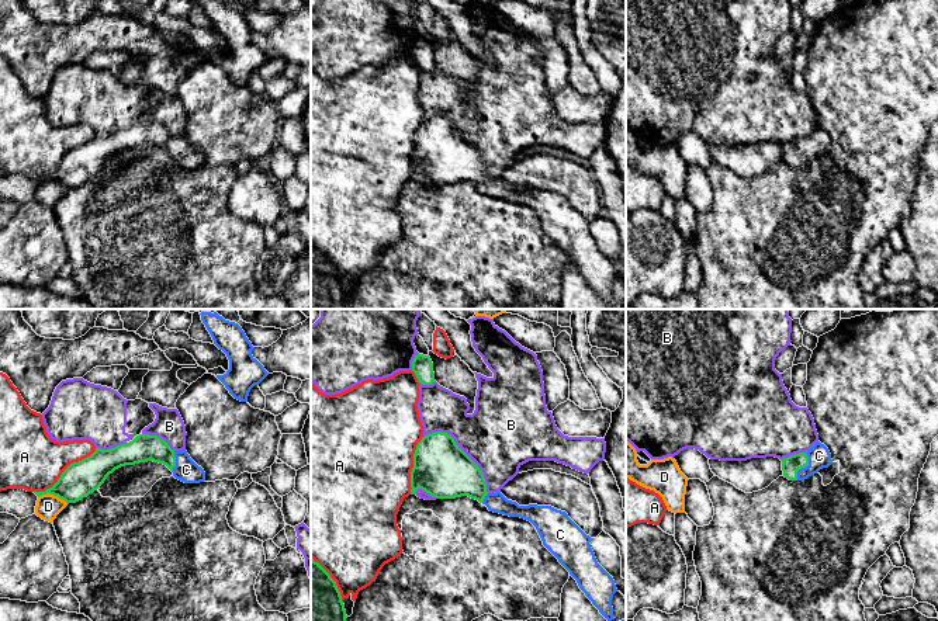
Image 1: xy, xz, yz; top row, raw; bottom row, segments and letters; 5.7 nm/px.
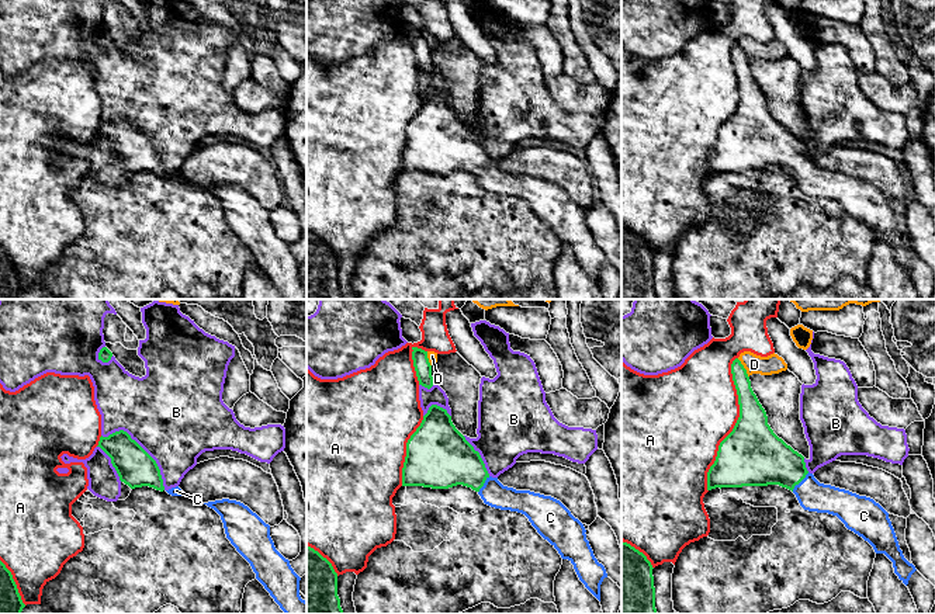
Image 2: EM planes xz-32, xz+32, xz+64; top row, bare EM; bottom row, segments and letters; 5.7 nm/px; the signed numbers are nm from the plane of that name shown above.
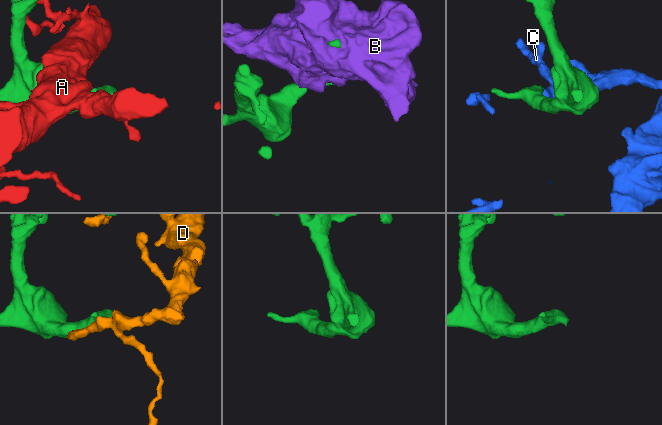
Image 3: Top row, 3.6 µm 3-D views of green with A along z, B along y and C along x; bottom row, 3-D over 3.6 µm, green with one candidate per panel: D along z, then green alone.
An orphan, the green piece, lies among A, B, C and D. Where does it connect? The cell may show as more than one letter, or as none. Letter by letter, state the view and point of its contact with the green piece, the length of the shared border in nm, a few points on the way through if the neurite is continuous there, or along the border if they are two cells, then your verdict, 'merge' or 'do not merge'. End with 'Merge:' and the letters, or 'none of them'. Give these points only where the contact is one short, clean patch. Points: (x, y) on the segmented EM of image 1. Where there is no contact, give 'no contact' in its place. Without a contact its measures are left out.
A: meets green in xy at (63, 471); contact 440 nm long; do not merge
B: meets green in xz at (463, 451); contact 500 nm long; do not merge
C: meets green in yz at (805, 467); contact 180 nm long; runs through yz (791, 465), (805, 467), (819, 455); merge
D: meets green in xy at (54, 495); contact 180 nm long; do not merge
Merge: C

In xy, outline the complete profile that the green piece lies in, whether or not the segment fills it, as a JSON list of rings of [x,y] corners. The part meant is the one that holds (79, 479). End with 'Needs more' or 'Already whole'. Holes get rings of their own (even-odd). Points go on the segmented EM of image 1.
[[[139,434],[132,441],[110,450],[96,448],[90,457],[70,464],[52,488],[34,493],[38,497],[49,493],[68,504],[76,503],[97,490],[115,469],[148,461],[166,465],[173,476],[184,483],[205,481],[204,469],[186,450],[174,451],[158,436]]]. Needs more

